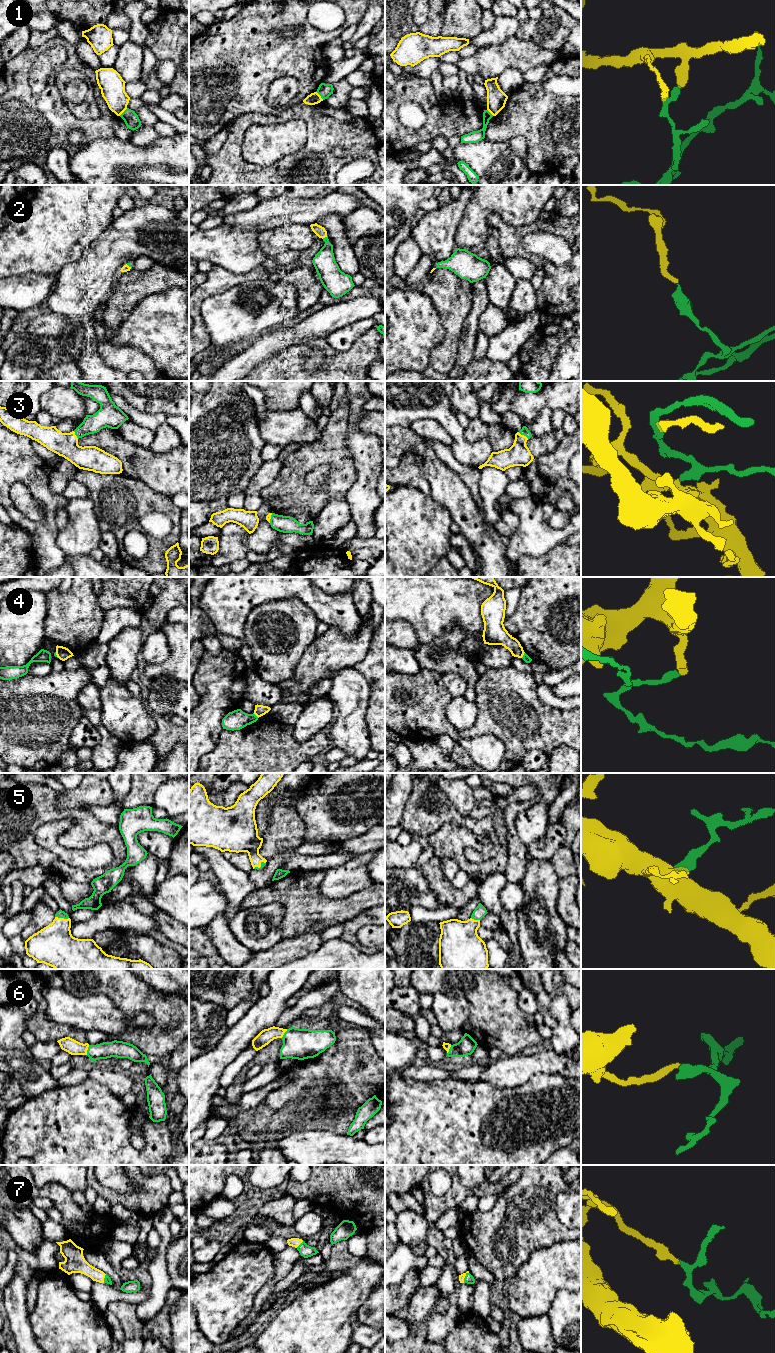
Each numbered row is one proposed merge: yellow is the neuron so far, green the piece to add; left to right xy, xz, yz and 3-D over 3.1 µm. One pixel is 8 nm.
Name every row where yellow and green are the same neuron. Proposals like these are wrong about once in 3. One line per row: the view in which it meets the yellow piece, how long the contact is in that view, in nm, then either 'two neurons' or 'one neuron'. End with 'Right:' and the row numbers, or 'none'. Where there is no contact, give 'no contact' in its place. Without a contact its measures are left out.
1: xz | 90 nm | two neurons
2: xz | 50 nm | one neuron
3: yz | 100 nm | one neuron
4: yz | 50 nm | two neurons
5: xy | 110 nm | one neuron
6: xy | 80 nm | one neuron
7: xz | 80 nm | one neuron
Right: 2, 3, 5, 6, 7

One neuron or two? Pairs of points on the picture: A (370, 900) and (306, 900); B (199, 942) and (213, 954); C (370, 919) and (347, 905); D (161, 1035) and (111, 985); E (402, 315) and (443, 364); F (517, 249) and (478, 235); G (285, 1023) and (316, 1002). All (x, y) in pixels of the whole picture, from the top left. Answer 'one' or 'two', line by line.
A: one
B: one
C: two
D: one
E: two
F: two
G: one

